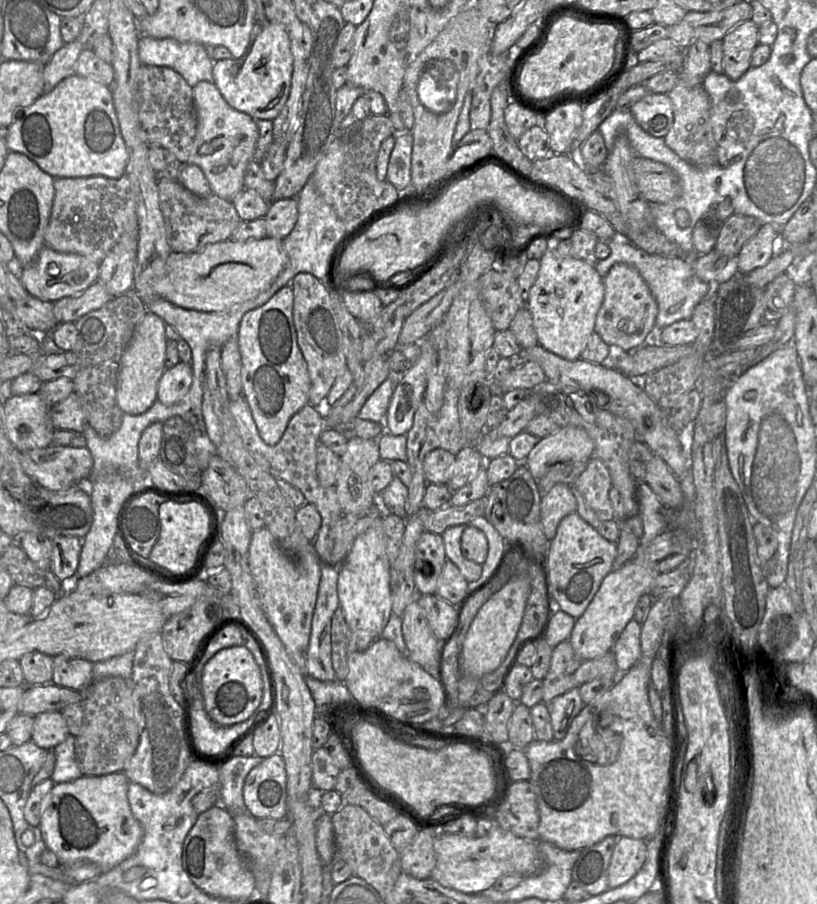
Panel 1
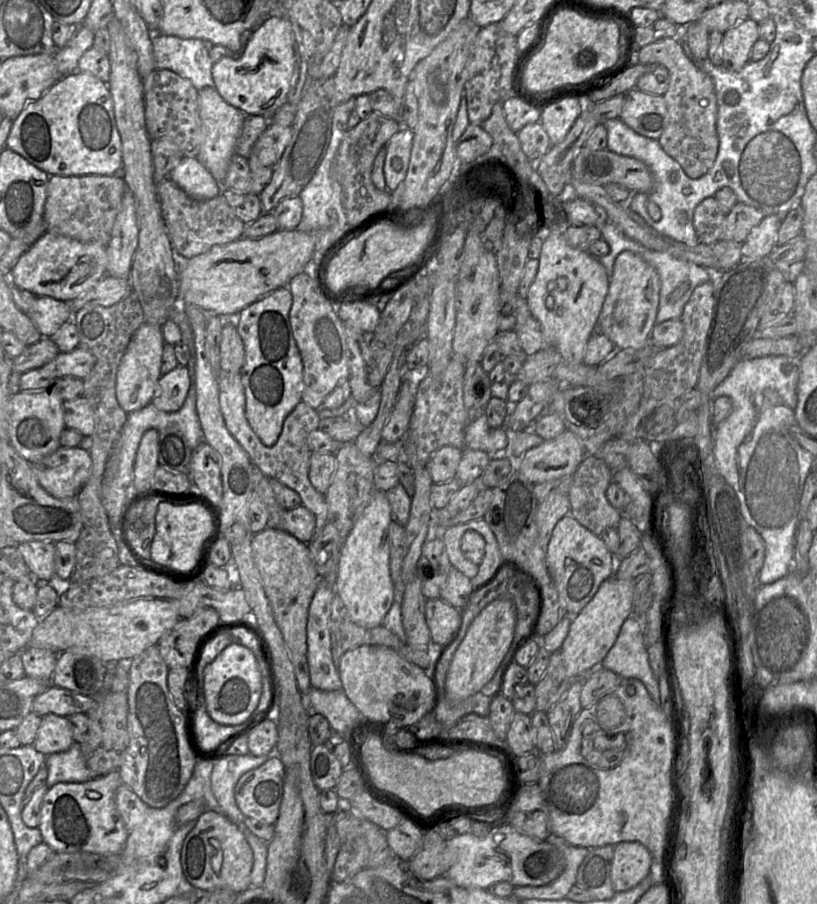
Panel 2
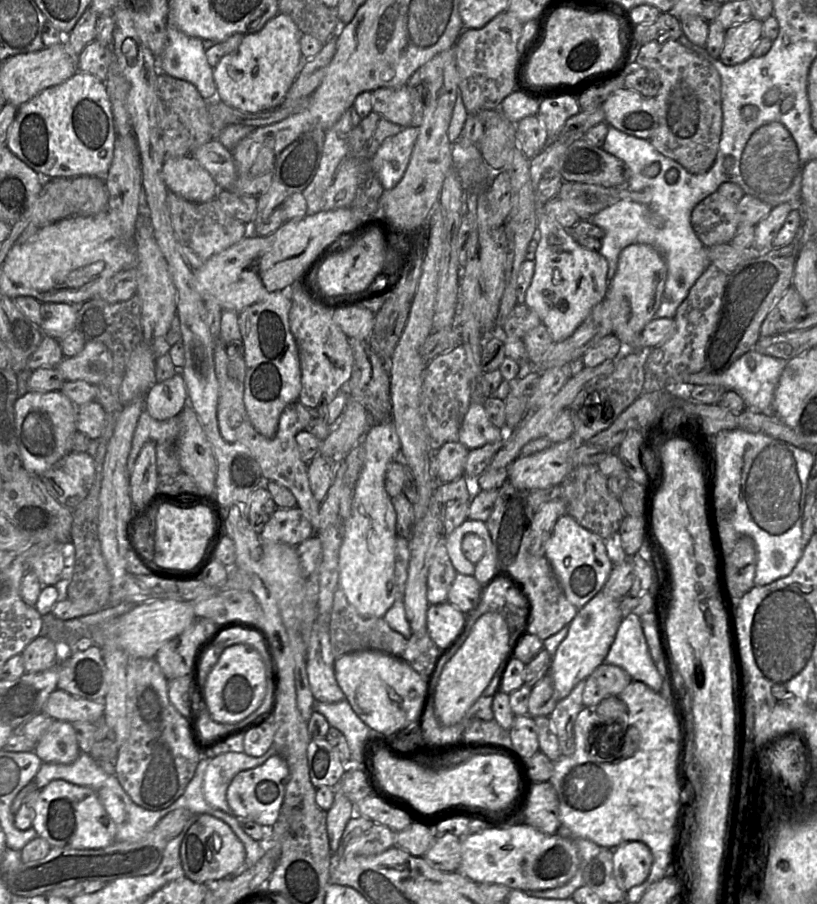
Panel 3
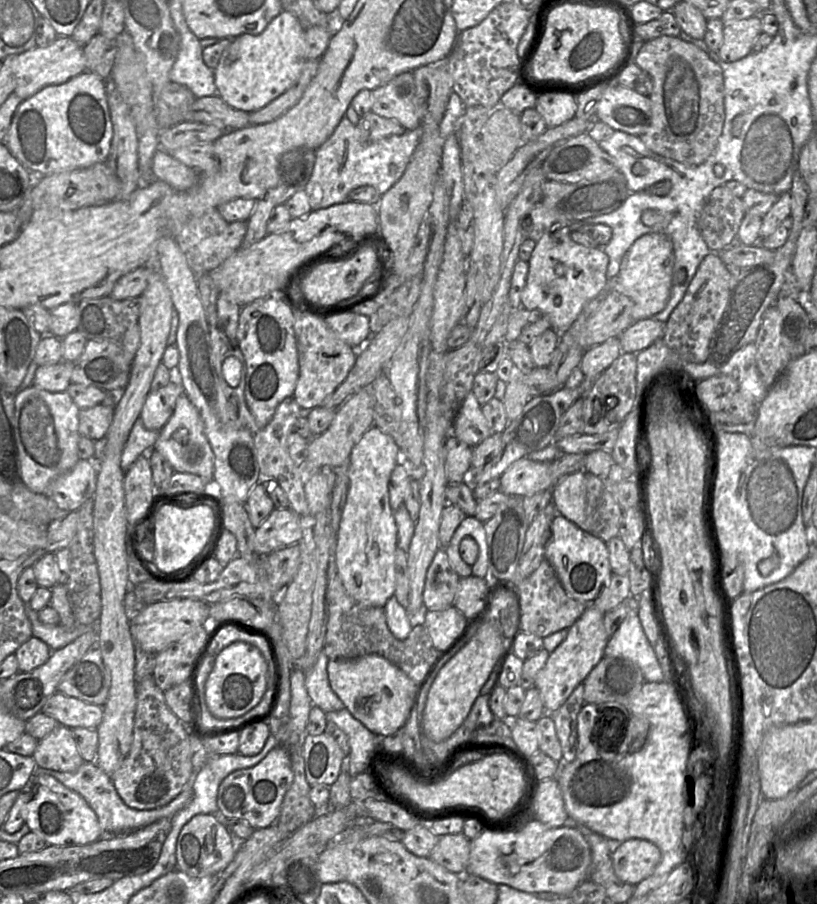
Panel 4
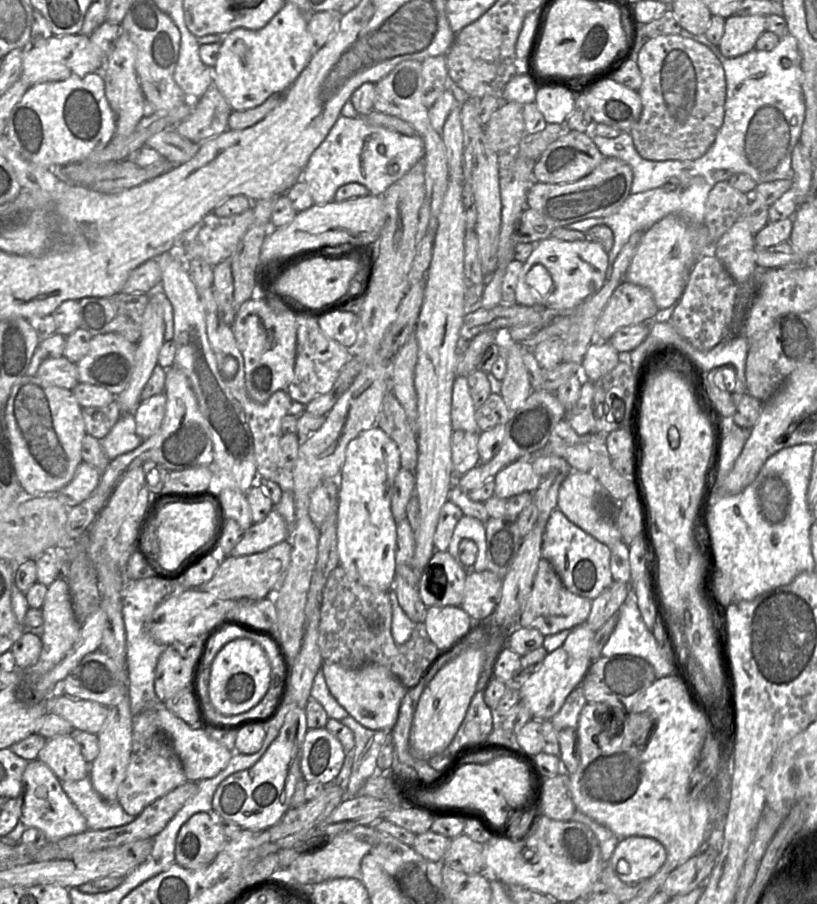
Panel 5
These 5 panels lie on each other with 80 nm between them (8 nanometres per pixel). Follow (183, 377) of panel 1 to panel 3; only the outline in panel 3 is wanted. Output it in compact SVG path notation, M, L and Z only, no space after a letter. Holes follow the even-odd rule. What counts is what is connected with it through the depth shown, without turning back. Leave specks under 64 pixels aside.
M182 374L155 382L144 396L144 410L156 420L166 420L177 416L187 403L187 389Z

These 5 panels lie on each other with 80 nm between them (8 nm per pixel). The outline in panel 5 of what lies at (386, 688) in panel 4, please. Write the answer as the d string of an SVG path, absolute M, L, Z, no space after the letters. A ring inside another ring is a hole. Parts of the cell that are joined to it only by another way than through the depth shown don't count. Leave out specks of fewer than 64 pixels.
M323 662L321 669L331 695L351 717L368 729L391 731L409 688L388 668L368 663L359 668L348 669L333 662Z

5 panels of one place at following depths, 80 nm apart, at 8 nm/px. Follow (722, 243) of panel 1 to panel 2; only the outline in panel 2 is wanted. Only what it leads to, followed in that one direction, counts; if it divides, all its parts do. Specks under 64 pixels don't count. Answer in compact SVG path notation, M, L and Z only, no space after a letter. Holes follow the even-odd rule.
M737 202L727 214L721 240L745 242L751 230L765 217L764 213L752 206Z

